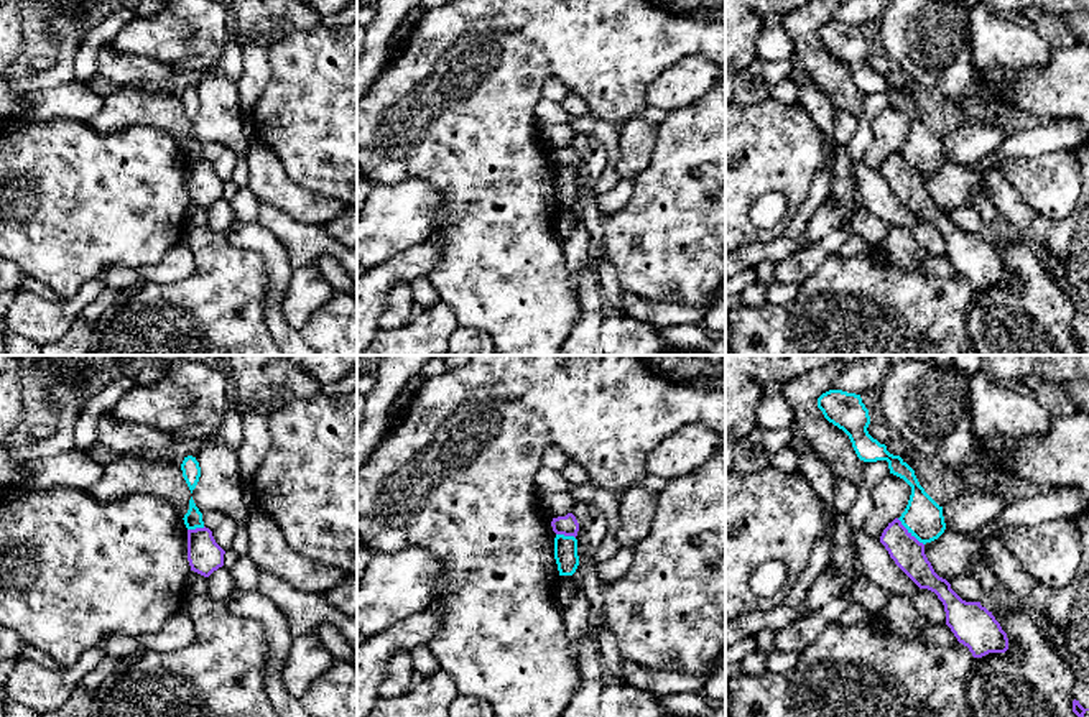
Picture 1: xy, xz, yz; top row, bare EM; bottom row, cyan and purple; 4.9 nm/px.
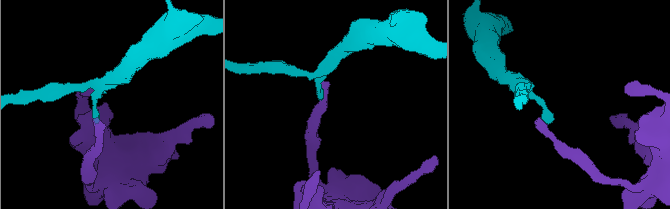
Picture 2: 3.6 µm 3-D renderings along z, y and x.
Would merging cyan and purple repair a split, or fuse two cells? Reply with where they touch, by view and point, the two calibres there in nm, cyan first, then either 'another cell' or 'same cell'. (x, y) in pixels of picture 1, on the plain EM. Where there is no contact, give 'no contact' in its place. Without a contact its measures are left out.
yz (910, 163) | 190/160 nm | another cell

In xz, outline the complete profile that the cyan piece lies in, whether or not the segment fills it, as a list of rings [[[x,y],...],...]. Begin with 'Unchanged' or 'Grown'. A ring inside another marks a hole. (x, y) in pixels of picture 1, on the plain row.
Unchanged. [[[556,166],[554,191],[559,207],[572,207],[579,197],[577,171],[574,168]]]

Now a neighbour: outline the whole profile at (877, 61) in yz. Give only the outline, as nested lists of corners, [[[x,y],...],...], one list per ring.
[[[870,53],[867,62],[874,71],[885,77],[892,72],[893,67],[893,62],[883,53]]]

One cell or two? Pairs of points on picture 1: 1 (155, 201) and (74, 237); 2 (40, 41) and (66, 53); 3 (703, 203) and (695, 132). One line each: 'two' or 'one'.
1: one
2: two
3: one

